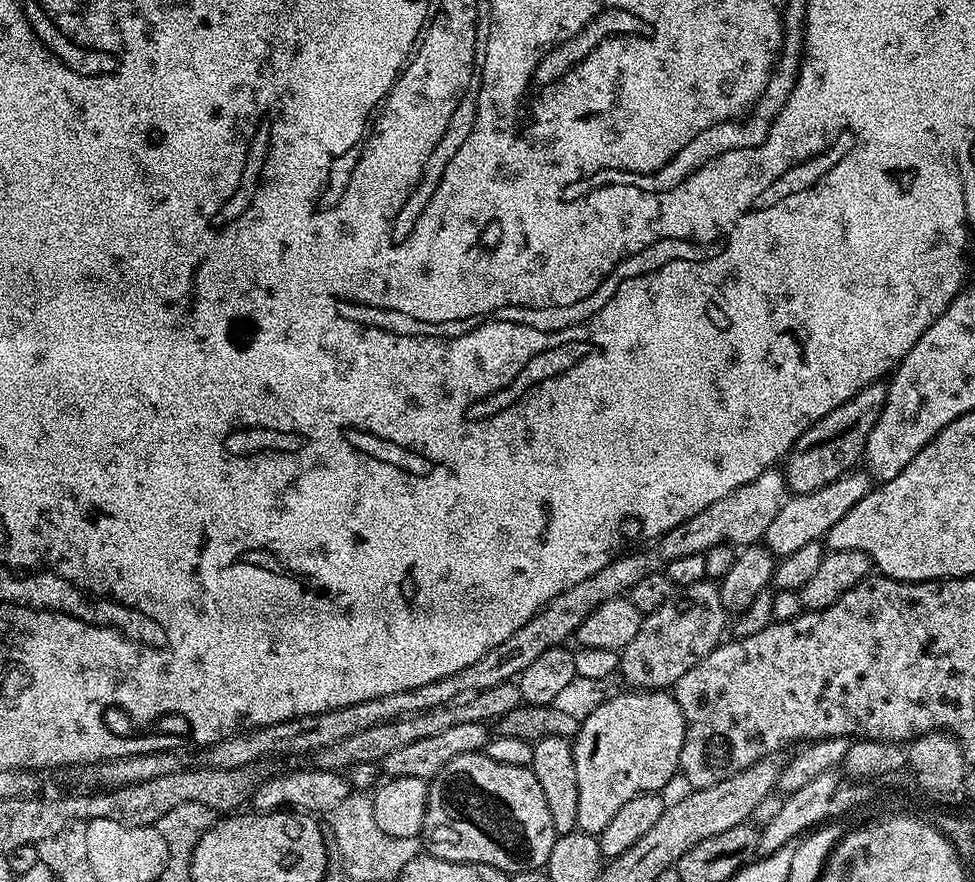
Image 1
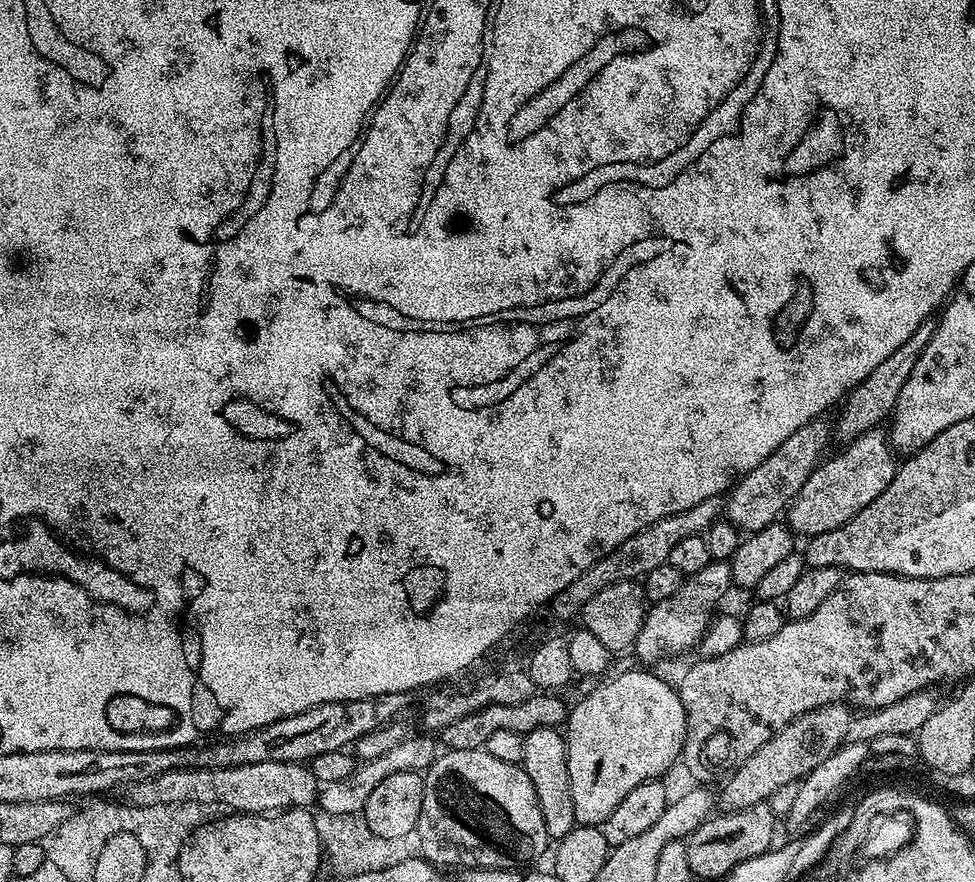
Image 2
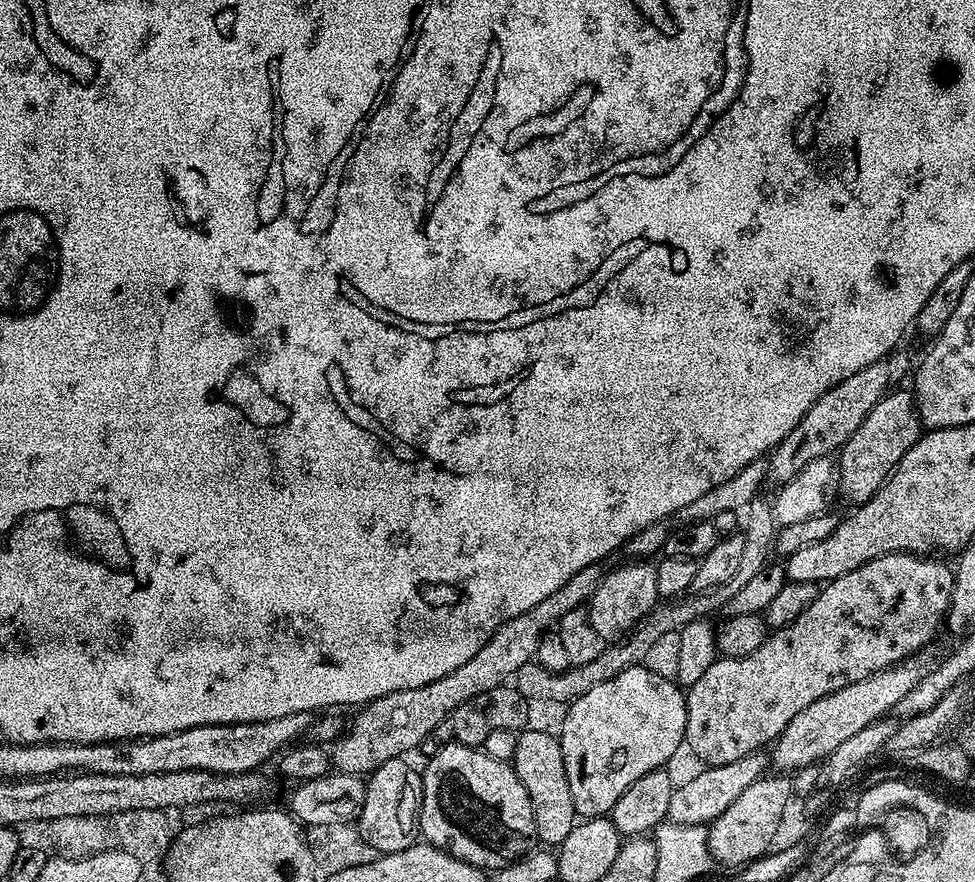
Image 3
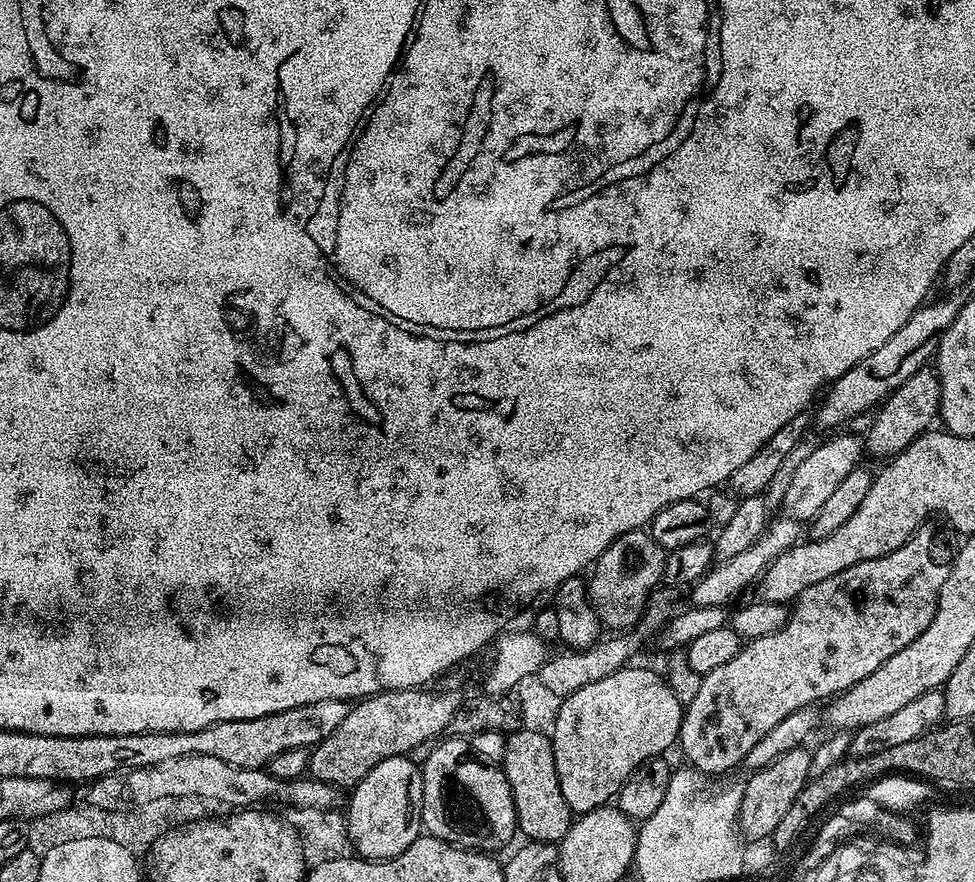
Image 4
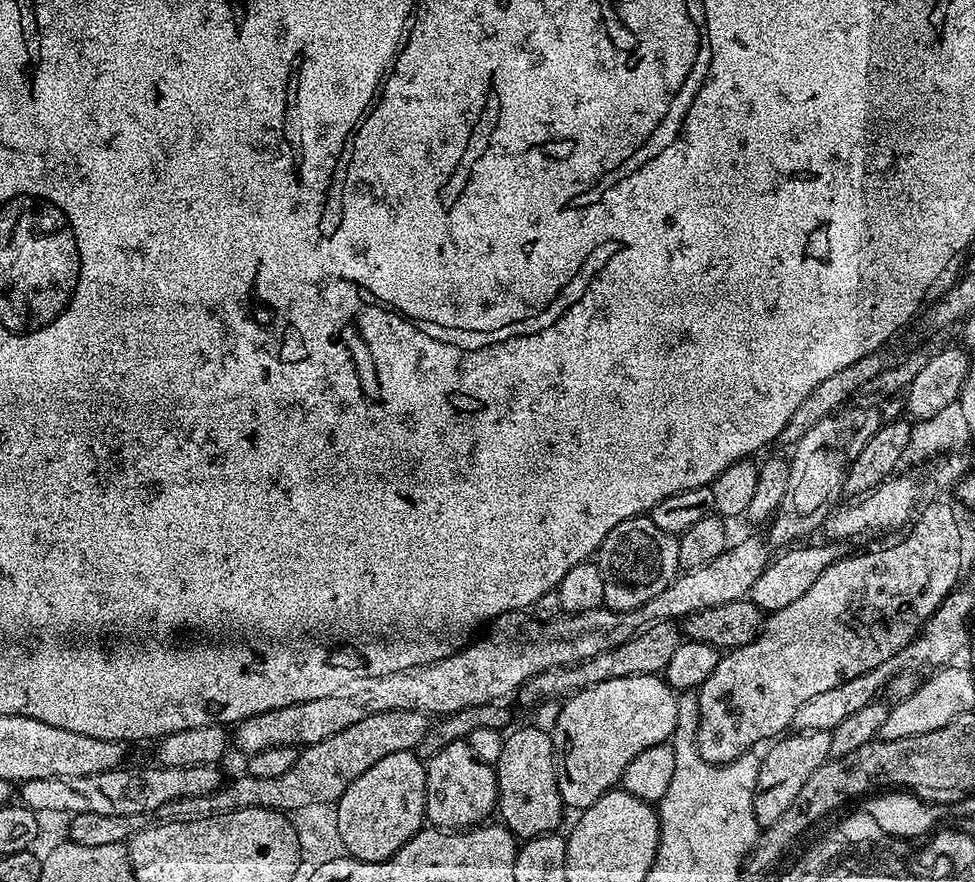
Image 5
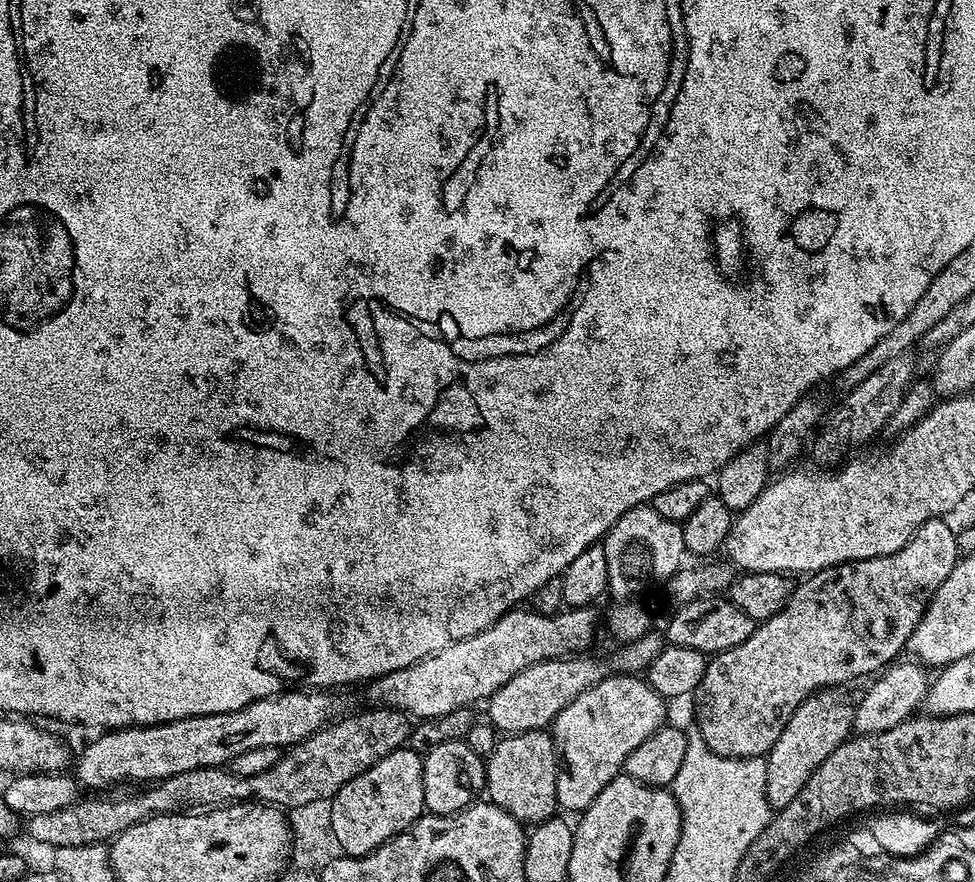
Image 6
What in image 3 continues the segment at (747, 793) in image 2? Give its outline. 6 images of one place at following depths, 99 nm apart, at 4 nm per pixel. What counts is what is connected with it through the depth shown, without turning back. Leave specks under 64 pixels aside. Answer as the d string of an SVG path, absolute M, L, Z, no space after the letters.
M909 658L903 664L893 664L850 686L842 686L842 690L834 694L818 698L818 702L810 702L806 710L798 710L798 714L790 718L786 730L782 730L780 739L771 745L771 767L776 770L795 770L811 764L819 765L839 744L847 742L853 734L858 734L862 726L870 726L875 720L885 719L896 709L898 702L902 702L902 698L906 698L906 694L910 694L910 690L914 690L927 675L930 664L920 659L924 658Z

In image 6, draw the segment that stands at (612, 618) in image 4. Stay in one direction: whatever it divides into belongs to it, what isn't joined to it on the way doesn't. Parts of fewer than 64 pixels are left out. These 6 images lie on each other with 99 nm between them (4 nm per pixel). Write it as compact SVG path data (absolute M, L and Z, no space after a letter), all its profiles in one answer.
M651 503L639 504L634 510L622 514L618 522L604 536L602 547L606 554L606 570L608 571L608 592L616 598L640 598L643 592L651 588L667 585L669 578L685 563L686 553L682 542L682 530L675 520L662 518Z

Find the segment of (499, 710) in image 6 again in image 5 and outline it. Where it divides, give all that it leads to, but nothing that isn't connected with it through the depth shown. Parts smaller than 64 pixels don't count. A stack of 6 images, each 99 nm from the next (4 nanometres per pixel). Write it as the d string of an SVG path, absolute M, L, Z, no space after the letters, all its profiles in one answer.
M662 622L646 630L646 634L638 634L638 638L630 638L630 642L622 642L622 646L614 646L614 650L606 650L606 654L598 654L594 658L584 660L580 664L569 664L567 668L551 668L542 674L533 676L518 697L524 704L536 704L539 700L556 700L567 698L581 688L589 688L598 682L606 682L610 678L626 678L627 676L655 676L663 673L674 650L682 643L682 628L676 622Z

